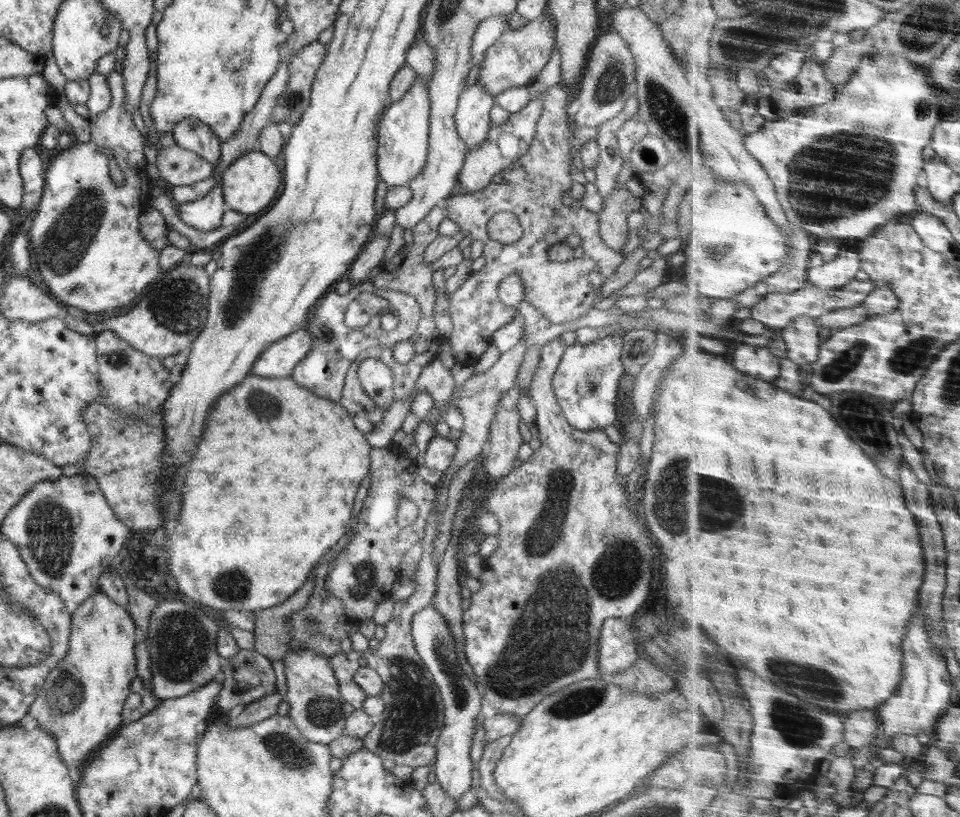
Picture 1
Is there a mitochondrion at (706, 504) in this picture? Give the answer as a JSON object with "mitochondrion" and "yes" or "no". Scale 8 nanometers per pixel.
{"mitochondrion":"yes"}

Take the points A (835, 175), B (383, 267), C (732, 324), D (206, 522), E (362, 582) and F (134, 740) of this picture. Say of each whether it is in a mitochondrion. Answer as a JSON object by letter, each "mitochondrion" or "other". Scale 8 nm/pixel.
{"A":"mitochondrion","B":"other","C":"other","D":"other","E":"mitochondrion","F":"mitochondrion"}

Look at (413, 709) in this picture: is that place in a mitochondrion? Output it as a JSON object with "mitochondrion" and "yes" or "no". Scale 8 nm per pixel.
{"mitochondrion":"yes"}

